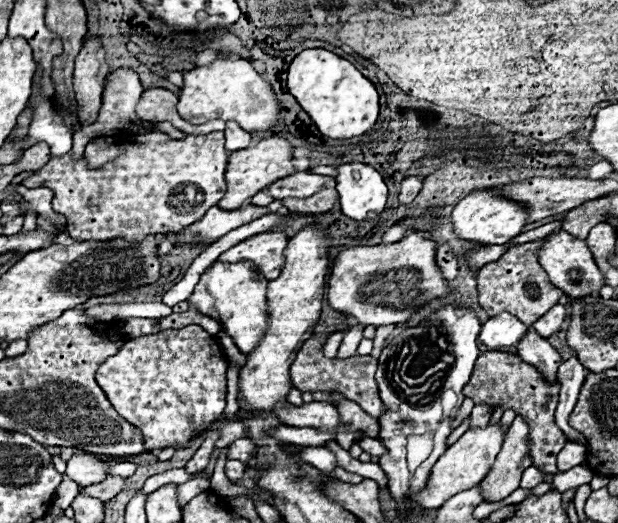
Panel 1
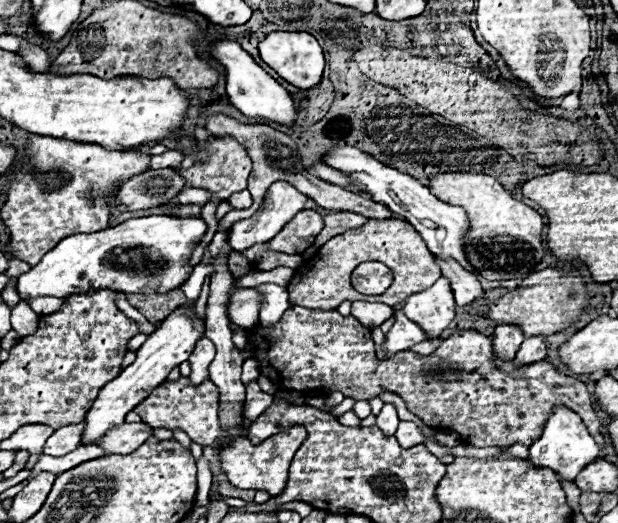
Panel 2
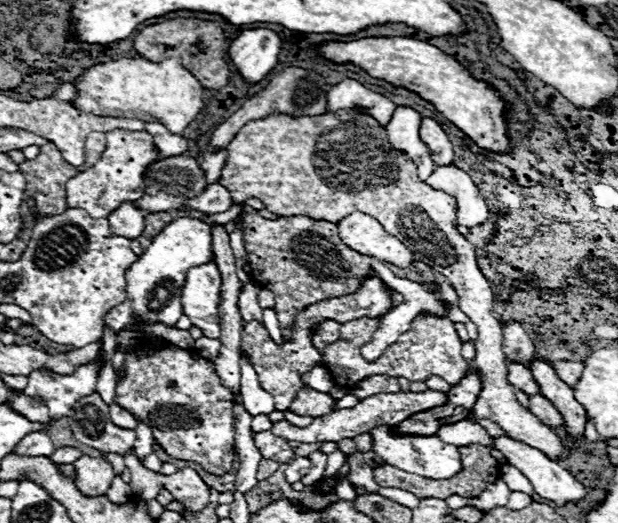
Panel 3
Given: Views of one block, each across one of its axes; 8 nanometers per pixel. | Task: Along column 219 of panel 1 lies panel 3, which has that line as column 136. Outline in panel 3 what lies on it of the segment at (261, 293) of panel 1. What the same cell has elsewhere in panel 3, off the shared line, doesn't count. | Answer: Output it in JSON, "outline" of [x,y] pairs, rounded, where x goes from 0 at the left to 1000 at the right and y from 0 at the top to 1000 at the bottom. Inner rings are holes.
{"outline":[[[285,417],[269,428],[249,455],[233,486],[204,520],[207,570],[172,600],[172,623],[184,635],[217,616],[262,616],[282,623],[294,604],[291,558],[301,543],[301,524],[314,509],[327,509],[346,493],[343,432],[320,417]]]}

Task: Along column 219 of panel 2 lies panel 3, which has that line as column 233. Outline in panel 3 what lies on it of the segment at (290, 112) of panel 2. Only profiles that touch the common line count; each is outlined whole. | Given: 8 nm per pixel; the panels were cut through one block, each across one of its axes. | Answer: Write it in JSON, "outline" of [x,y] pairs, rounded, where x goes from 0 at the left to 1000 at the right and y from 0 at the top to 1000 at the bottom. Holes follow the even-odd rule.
{"outline":[[[411,54],[395,57],[372,84],[372,115],[385,130],[395,157],[408,161],[424,153],[450,119],[456,76],[443,57]]]}

